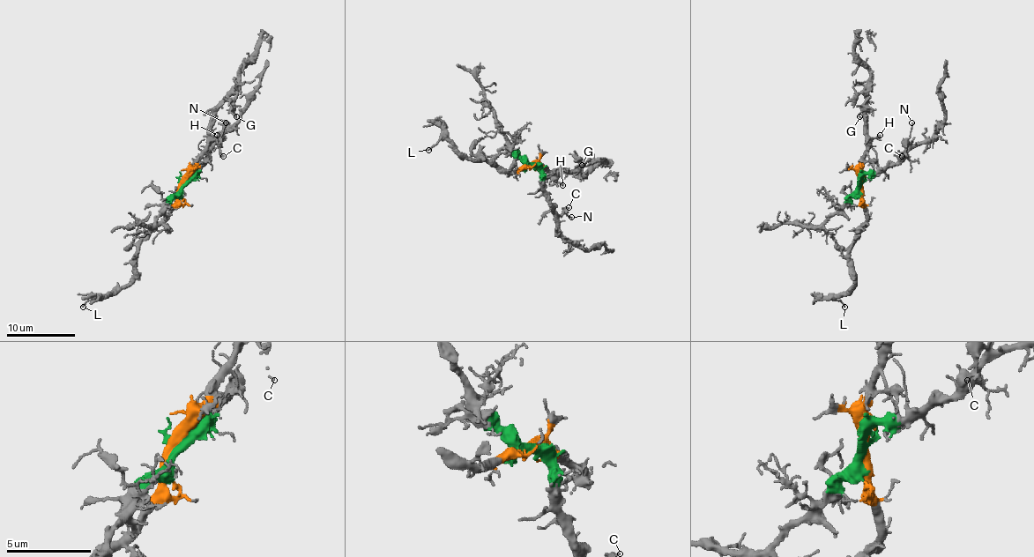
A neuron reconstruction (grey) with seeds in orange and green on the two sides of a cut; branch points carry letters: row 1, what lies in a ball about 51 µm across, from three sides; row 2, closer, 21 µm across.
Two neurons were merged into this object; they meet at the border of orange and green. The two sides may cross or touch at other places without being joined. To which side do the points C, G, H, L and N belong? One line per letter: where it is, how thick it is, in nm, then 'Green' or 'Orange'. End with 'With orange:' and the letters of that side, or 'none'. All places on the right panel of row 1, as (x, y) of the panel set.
C: Place: (902, 156). Thickness 180 nm. Green
G: Place: (859, 116). Thickness 120 nm. Orange
H: Place: (880, 135). Thickness 130 nm. Orange
L: Place: (844, 307). Thickness 150 nm. Orange
N: Place: (911, 122). Thickness 100 nm. Green
With orange: G, H, L

